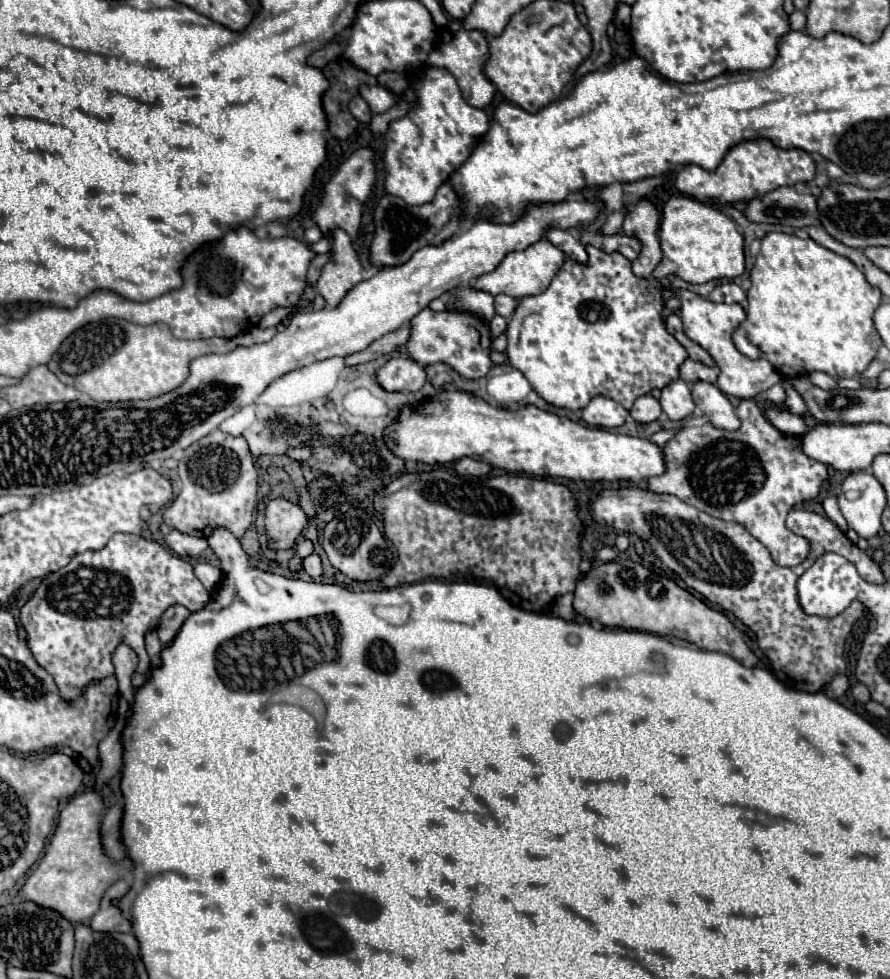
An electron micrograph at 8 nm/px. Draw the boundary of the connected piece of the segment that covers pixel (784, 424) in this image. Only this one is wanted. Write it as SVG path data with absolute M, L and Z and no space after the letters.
M767 408L765 410L767 414L767 420L781 432L785 434L795 434L795 436L803 436L809 426L807 426L807 420L803 416L797 416L797 414L791 414L789 410L777 410L777 408Z

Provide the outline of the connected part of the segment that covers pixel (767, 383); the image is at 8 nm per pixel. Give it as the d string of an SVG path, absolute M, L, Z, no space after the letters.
M677 290L675 294L681 302L681 320L685 326L685 334L711 354L711 358L715 360L715 364L721 370L717 386L727 396L735 396L741 400L743 398L755 398L757 394L769 390L773 384L781 382L781 376L777 374L777 370L767 360L763 360L763 358L751 360L751 358L743 356L735 348L735 344L731 342L733 330L745 320L745 310L739 304L717 304L717 302L705 300L699 294L689 292L689 290Z

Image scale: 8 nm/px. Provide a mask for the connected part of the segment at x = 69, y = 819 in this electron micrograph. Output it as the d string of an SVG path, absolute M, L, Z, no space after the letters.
M95 790L79 792L69 800L69 804L59 814L59 826L45 856L39 860L37 868L21 888L21 898L59 910L59 914L63 914L71 924L85 924L91 920L91 916L99 910L99 902L105 890L133 868L133 862L129 858L125 858L119 866L105 854L99 834L103 814L105 804L101 794Z

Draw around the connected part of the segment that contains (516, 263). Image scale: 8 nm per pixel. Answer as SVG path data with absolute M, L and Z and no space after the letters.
M543 238L535 244L531 244L527 250L507 254L503 258L503 262L491 274L479 276L477 282L473 284L473 288L489 292L493 296L507 294L507 296L513 296L513 298L525 298L525 296L531 296L531 294L541 294L551 284L551 278L559 272L559 266L563 262L565 262L565 254L557 246L553 246L551 242L547 242Z

